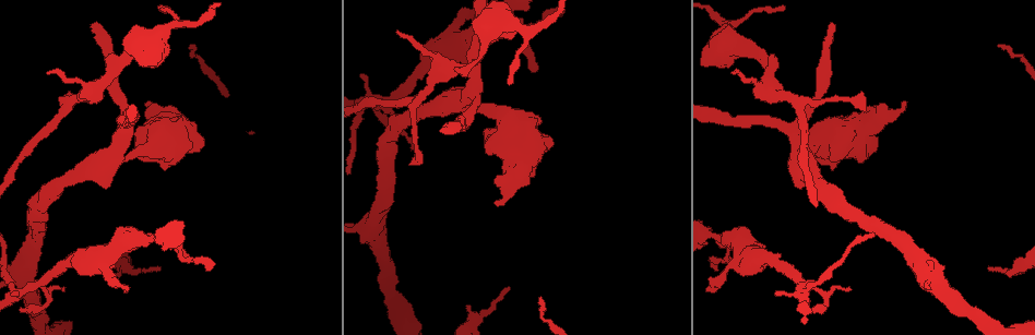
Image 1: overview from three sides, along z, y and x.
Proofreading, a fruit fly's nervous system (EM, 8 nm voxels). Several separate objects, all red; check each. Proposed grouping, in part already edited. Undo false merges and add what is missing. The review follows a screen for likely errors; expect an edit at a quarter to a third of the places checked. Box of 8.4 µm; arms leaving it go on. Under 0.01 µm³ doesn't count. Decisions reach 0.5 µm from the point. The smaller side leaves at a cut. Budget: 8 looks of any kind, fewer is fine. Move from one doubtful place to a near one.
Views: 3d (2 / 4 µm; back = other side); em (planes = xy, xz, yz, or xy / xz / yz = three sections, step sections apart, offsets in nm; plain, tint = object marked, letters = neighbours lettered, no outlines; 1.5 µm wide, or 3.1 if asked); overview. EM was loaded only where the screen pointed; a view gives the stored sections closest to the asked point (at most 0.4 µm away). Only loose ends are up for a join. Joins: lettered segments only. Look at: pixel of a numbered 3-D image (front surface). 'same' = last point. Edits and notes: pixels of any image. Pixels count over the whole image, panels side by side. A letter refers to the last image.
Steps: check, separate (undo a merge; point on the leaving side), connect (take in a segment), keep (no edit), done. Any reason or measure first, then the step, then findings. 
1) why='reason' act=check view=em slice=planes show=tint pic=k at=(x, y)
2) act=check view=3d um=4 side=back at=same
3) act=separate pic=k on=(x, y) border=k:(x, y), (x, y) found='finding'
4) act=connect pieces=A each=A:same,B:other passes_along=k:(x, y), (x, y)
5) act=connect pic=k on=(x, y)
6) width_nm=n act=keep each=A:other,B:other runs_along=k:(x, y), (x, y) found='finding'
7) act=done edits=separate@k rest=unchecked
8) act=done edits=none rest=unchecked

why='thick turns thin' act=check view=em slice=xz step=4 show=letters pic=1 at=(718, 278)

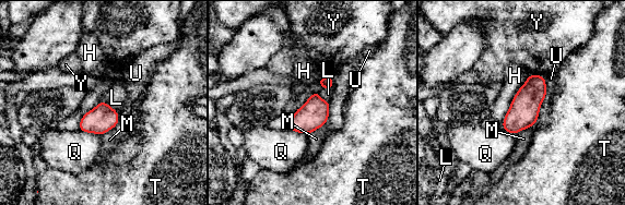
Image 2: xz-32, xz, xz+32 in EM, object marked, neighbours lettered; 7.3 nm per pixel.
width_nm=200 act=keep each=H:other,L:other,M:other,Q:other,T:other,U:other,Y:other border=2:(101, 100), (108, 104), (119, 115) found='one cell here'

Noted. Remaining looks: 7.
why='thin end' act=check view=3d um=2 pic=1 at=(397, 31)

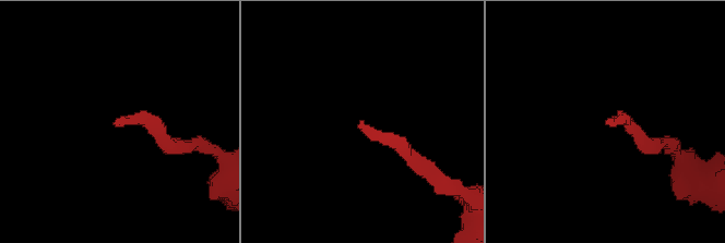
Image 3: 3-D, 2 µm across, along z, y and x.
act=check view=em slice=planes show=letters pic=3 at=(605, 121)

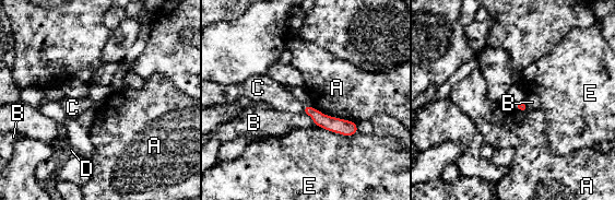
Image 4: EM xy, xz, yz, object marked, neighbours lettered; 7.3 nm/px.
act=keep each=A:other,B:other,C:other,D:other,E:other runs_along=4:(307, 108), (321, 120), (354, 129) found='no lettered segment goes on from it'

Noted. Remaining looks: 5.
why='long arm stops here' act=check view=em slice=planes show=tint pic=1 at=(443, 130)

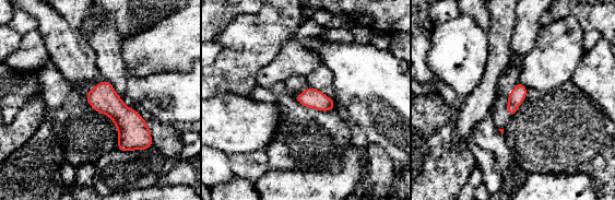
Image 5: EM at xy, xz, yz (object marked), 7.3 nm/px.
why='what lies round it' act=check view=em slice=planes show=letters at=same

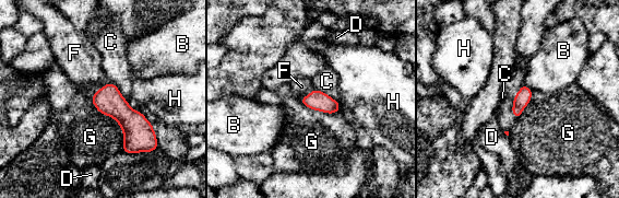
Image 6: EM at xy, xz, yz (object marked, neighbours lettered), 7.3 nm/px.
act=connect pieces=F each=B:other,C:other,D:other,F:same,G:other,H:other passes_along=6:(522, 98), (513, 101), (513, 82) found='it goes on there'

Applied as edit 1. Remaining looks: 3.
act=done edits=connect@6 rest=unchecked

